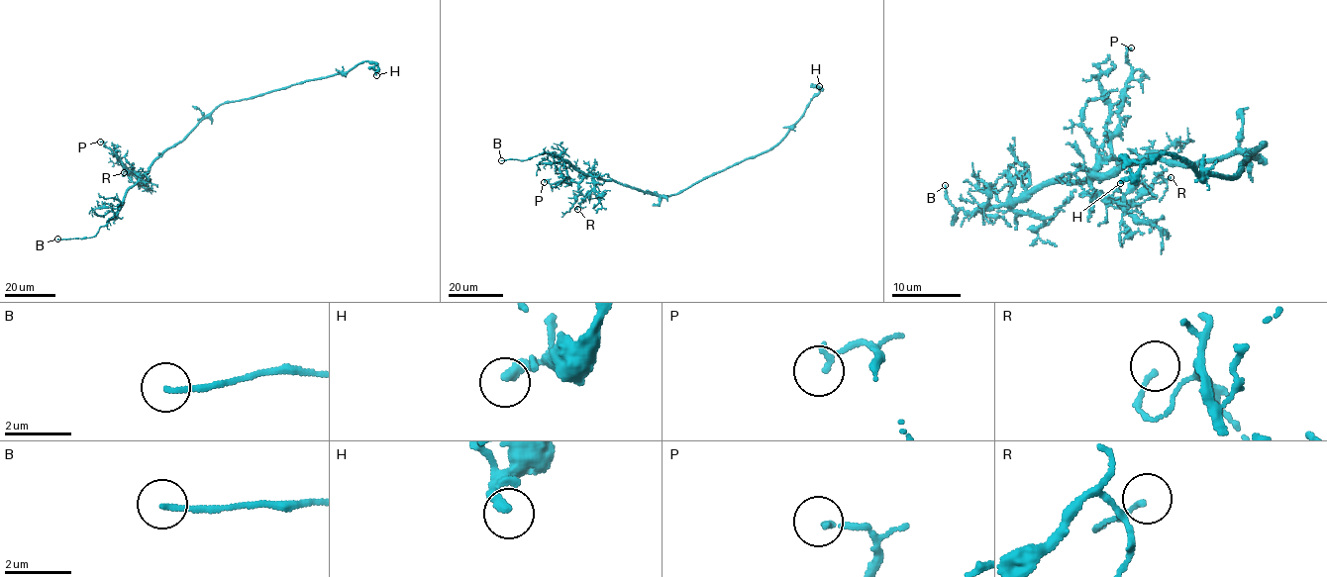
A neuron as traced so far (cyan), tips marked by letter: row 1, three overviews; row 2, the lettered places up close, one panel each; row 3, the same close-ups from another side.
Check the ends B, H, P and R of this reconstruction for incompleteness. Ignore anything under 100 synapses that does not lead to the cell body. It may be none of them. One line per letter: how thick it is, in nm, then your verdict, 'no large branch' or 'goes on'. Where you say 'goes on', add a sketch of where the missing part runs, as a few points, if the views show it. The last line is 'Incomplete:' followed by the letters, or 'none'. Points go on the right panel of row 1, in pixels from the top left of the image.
B: 160 nm thick; goes on
H: 240 nm thick; no large branch
P: 150 nm thick; no large branch
R: 140 nm thick; no large branch
Incomplete: B

